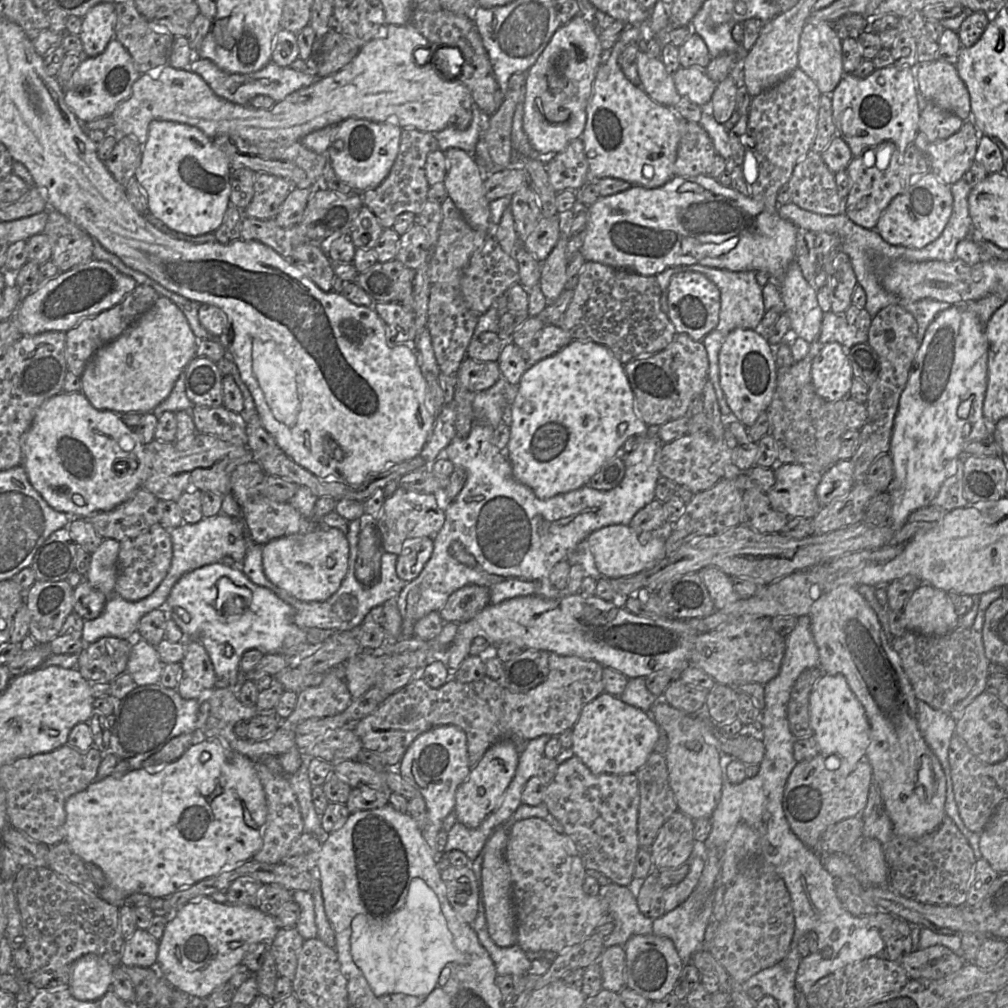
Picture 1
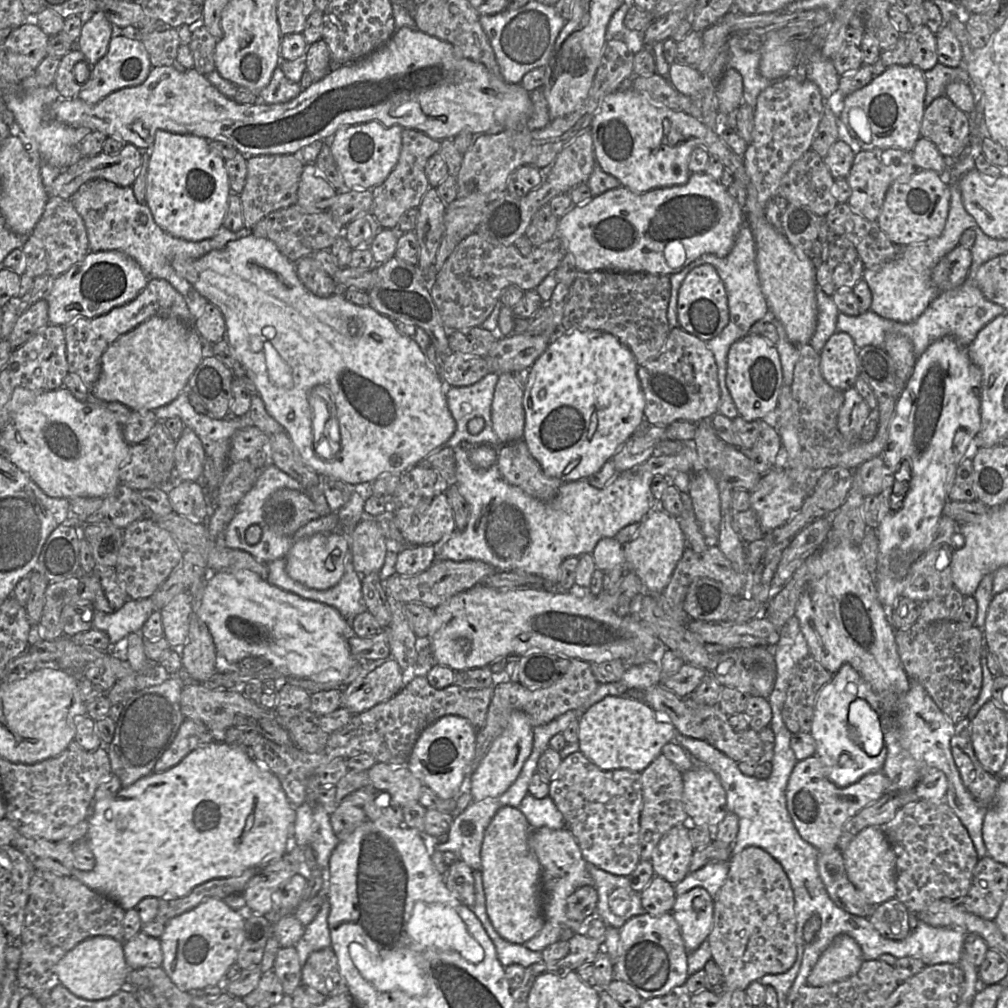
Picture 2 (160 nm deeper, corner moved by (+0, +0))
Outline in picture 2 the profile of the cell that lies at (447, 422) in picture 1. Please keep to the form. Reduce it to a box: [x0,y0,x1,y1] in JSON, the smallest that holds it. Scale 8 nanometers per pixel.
[446,372,501,448]

